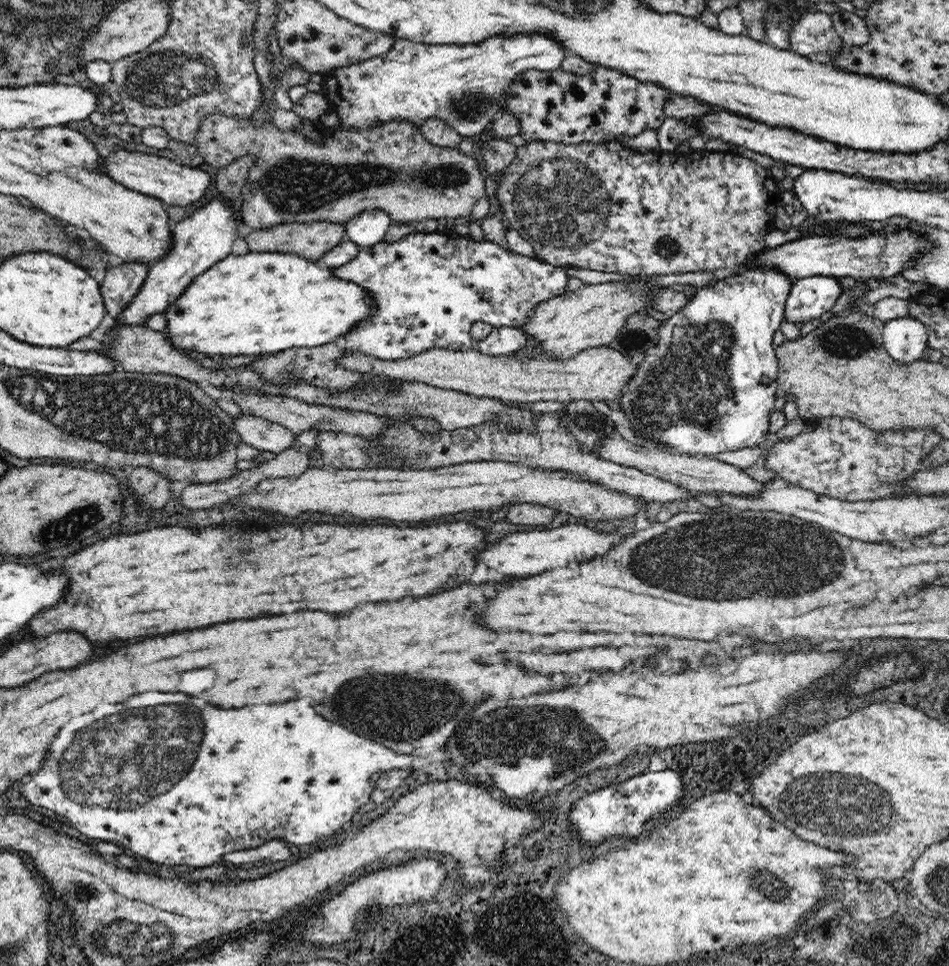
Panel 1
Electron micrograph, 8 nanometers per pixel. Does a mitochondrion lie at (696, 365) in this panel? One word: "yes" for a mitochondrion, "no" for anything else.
yes

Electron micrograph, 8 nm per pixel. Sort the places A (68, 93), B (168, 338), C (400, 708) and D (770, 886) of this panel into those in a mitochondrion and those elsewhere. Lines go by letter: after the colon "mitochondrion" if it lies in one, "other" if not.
A: other
B: other
C: mitochondrion
D: mitochondrion

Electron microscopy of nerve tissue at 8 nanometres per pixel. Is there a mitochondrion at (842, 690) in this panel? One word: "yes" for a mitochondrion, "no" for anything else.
no

